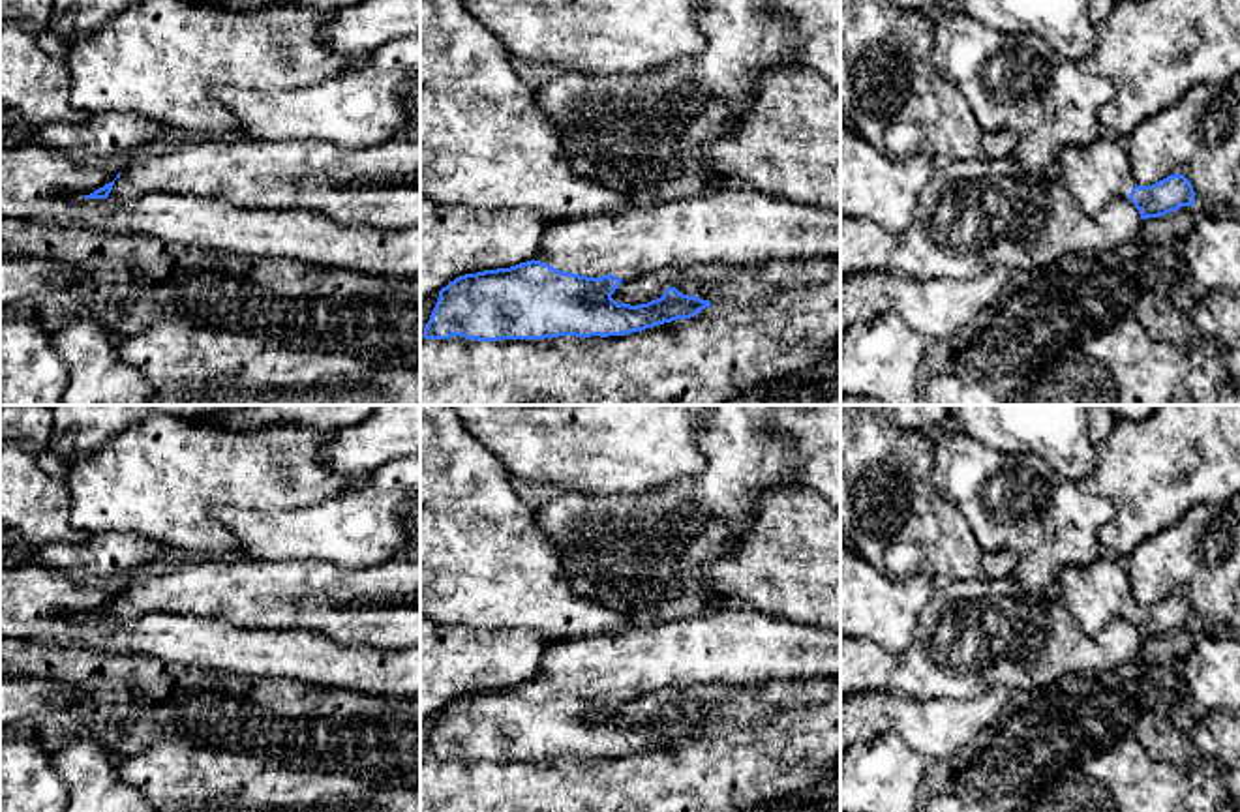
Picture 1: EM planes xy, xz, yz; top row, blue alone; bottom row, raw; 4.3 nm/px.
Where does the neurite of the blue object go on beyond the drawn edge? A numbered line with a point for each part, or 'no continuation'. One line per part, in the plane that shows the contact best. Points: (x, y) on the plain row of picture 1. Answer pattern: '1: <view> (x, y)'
1: xz (732, 647)

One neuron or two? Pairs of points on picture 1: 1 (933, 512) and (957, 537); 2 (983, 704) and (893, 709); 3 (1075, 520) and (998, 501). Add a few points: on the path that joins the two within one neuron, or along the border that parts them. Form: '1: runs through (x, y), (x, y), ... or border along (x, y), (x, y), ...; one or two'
1: runs through (938, 518), (952, 531); one
2: runs through (961, 715), (916, 715); one
3: runs through (1057, 518), (1042, 503), (1017, 501); one

